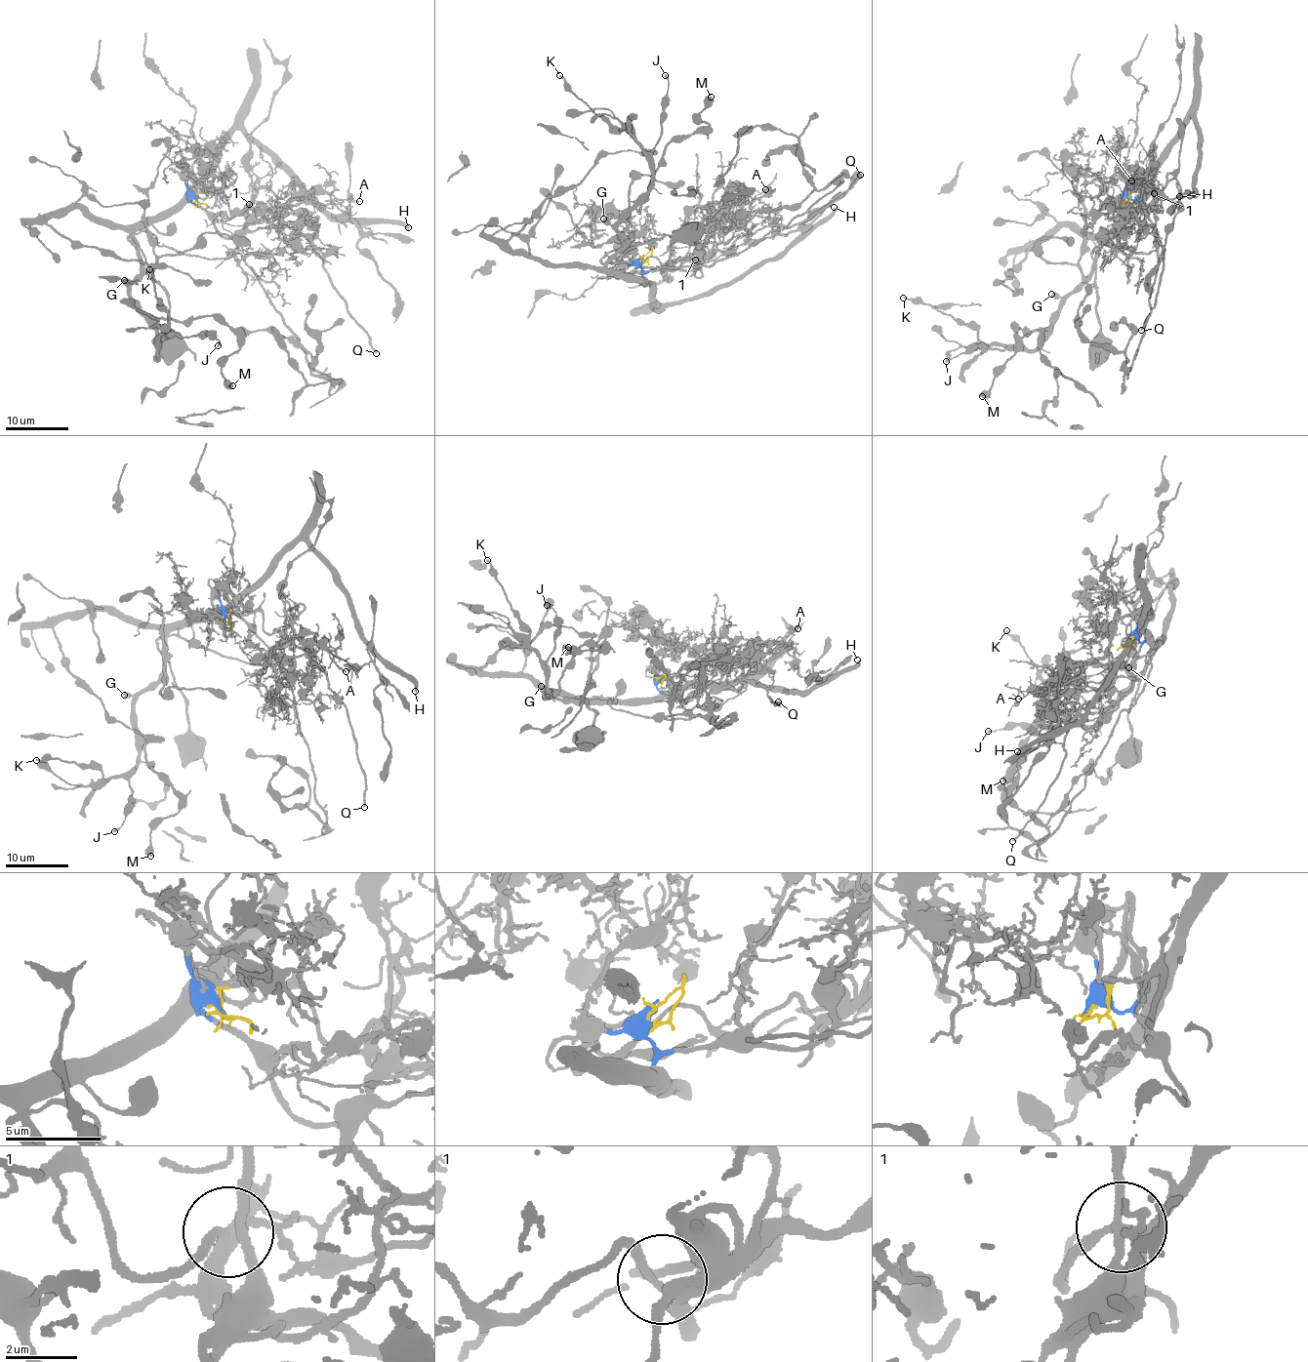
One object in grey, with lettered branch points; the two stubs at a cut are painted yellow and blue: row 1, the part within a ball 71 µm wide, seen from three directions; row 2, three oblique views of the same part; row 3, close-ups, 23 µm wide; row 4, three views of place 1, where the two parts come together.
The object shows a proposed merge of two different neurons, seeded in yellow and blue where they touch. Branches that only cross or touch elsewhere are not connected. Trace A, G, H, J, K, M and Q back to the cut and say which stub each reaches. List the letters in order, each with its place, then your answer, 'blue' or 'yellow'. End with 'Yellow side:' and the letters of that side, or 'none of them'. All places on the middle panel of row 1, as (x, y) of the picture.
A: place (765, 189); yellow
G: place (603, 219); blue
H: place (834, 207); blue
J: place (665, 75); blue
K: place (559, 75); blue
M: place (711, 97); blue
Q: place (860, 175); yellow
Yellow side: A, Q

